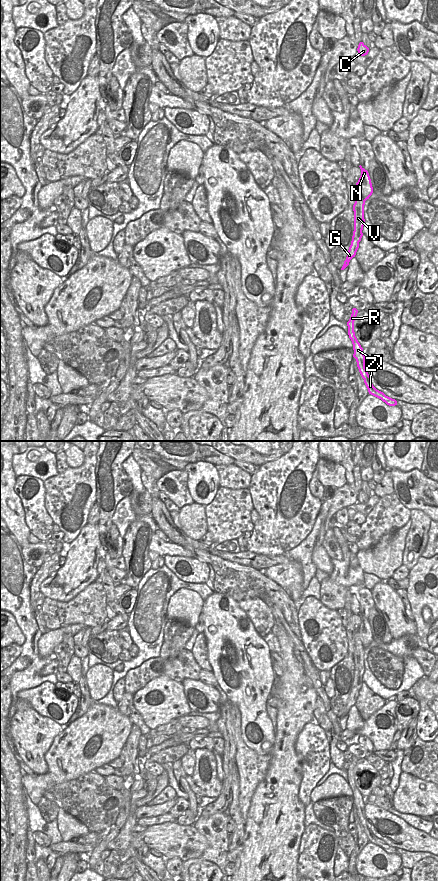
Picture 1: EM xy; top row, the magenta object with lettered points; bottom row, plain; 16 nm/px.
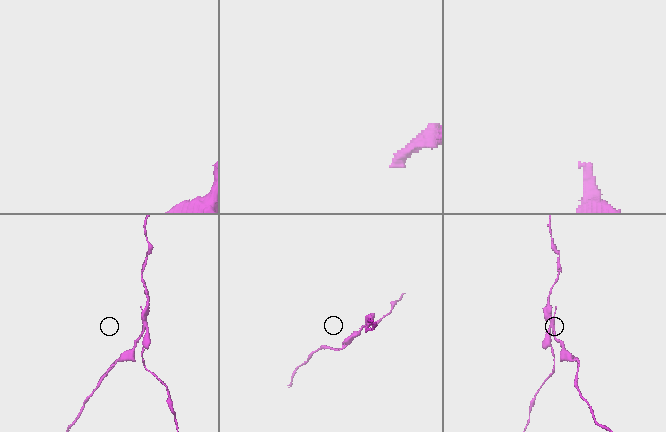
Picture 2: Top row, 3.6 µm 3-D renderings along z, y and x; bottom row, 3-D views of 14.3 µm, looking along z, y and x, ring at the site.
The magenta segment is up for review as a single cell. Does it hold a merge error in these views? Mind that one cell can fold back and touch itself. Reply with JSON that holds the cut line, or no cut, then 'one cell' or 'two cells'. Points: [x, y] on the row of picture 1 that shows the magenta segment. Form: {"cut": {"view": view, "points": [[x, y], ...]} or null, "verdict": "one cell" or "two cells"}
{"cut": {"view": "xy", "points": [[357, 182], [365, 200]]}, "verdict": "two cells"}

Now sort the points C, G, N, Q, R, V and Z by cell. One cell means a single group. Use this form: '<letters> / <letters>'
C G V / N Q R Z

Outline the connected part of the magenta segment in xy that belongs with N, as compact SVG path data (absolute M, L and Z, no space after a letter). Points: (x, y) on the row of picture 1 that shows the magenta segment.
M361 165L359 167L361 169L361 176L357 183L360 184L363 197L366 201L372 195L373 187L368 171L365 170Z

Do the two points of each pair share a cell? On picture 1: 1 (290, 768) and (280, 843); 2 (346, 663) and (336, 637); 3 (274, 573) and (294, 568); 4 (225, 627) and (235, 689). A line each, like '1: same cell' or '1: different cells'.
1: same cell
2: different cells
3: same cell
4: same cell

